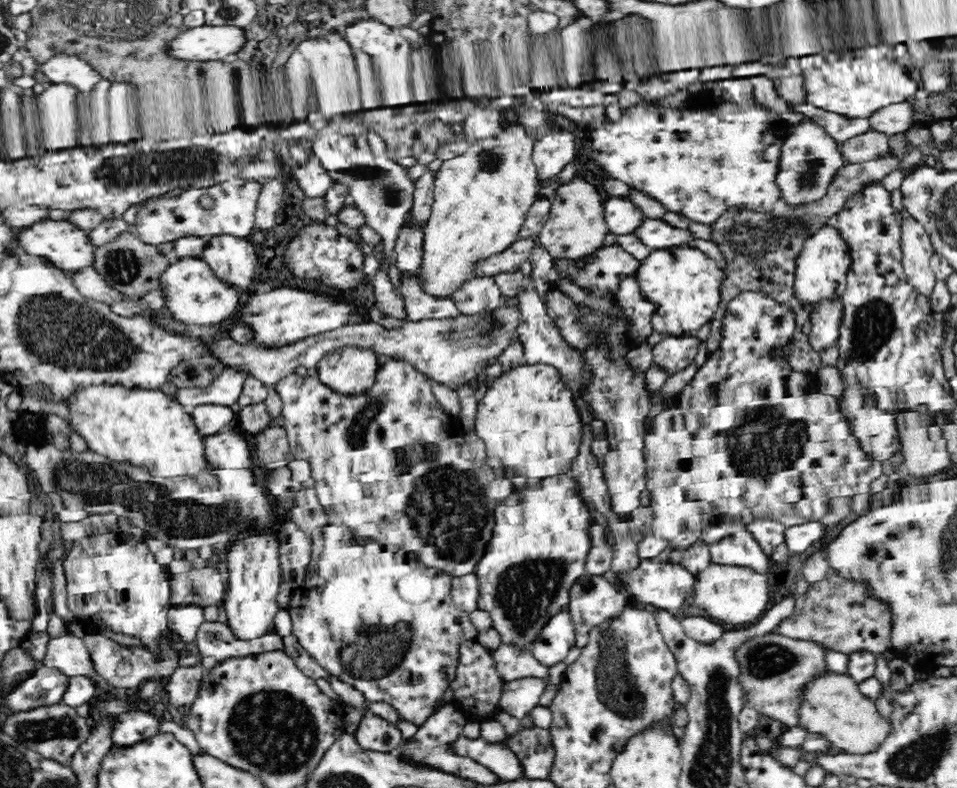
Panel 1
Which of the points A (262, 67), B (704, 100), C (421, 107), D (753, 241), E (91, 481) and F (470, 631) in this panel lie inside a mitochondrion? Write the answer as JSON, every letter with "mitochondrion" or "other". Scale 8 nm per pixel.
{"A":"other","B":"other","C":"other","D":"mitochondrion","E":"mitochondrion","F":"other"}

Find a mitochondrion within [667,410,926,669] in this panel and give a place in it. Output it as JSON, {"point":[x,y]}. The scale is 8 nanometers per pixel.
{"point":[857,604]}

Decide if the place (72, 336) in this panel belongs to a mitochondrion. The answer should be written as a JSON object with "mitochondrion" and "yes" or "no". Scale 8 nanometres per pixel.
{"mitochondrion":"yes"}

